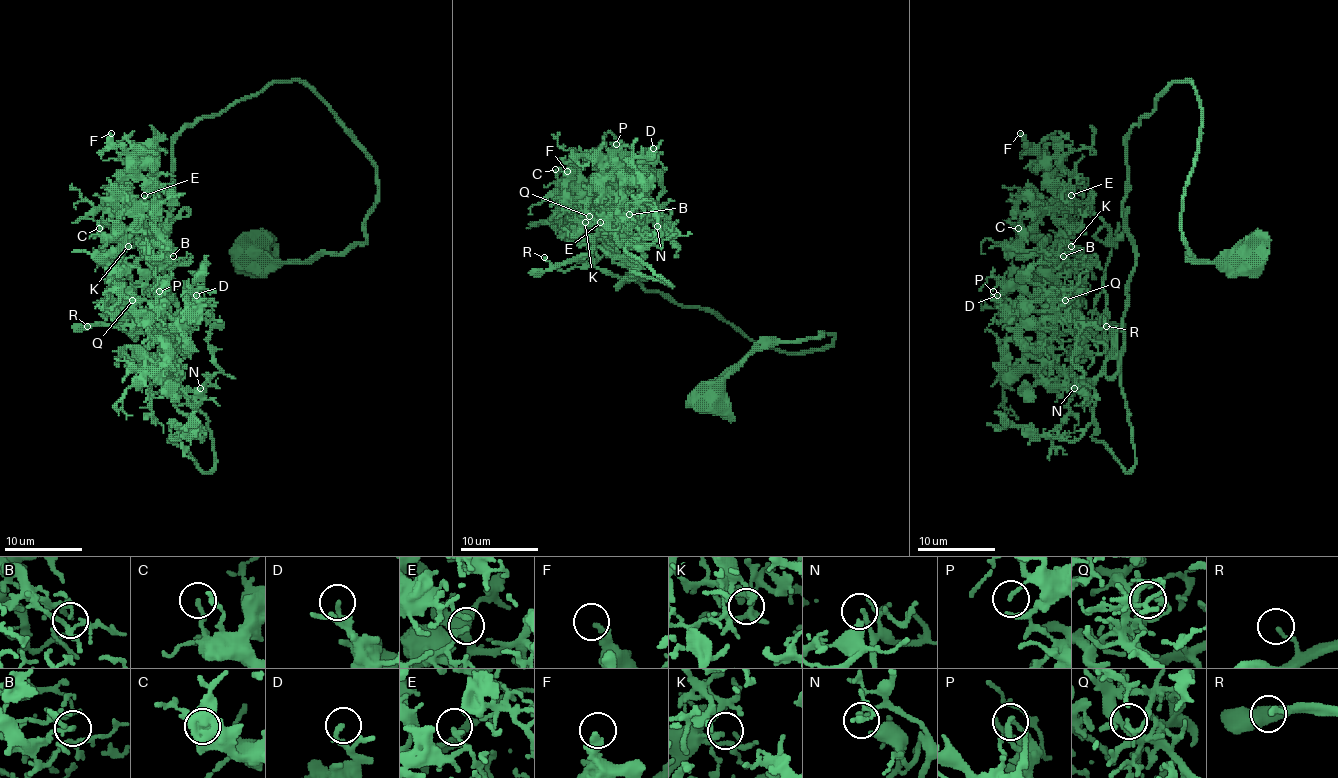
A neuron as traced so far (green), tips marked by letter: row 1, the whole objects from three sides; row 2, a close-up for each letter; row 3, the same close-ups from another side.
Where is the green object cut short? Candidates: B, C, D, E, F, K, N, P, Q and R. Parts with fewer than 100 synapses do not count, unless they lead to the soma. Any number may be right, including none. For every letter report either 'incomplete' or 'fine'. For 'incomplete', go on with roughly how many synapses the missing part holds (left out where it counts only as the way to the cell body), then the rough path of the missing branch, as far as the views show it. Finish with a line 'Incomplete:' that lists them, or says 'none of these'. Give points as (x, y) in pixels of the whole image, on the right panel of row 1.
B: fine
C: fine
D: fine
E: fine
F: fine
K: fine
N: incomplete | 250 syn | (1074, 388), (1059, 392), (1051, 384), (1016, 380), (1000, 365), (1000, 353), (997, 349), (993, 351)
P: fine
Q: fine
R: fine
Incomplete: N

